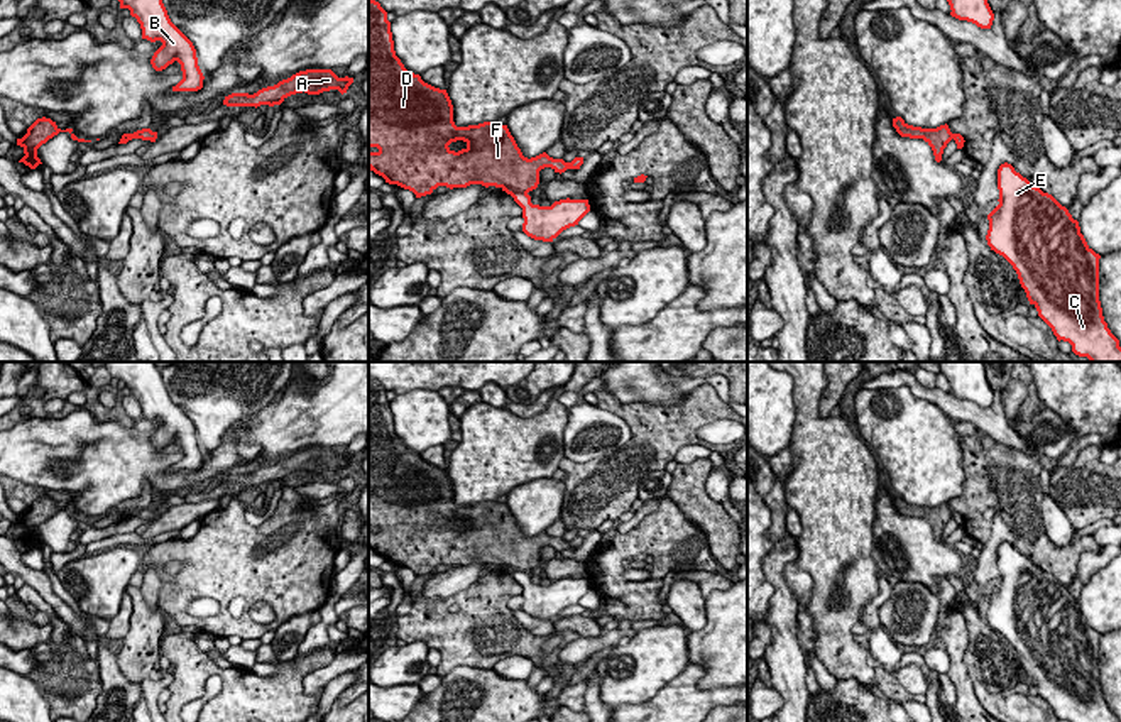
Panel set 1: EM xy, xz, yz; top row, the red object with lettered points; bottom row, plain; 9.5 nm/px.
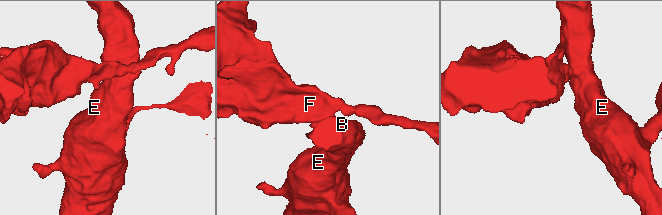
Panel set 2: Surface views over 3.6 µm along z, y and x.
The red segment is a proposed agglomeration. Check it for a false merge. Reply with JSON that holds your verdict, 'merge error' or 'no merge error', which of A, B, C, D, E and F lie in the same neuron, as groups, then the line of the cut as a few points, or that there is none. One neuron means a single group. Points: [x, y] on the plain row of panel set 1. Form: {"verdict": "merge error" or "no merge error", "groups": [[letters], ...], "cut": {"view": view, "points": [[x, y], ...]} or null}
{"verdict": "merge error", "groups": [["A", "D", "F"], ["B", "C", "E"]], "cut": {"view": "xz", "points": [[503, 565], [526, 572]]}}

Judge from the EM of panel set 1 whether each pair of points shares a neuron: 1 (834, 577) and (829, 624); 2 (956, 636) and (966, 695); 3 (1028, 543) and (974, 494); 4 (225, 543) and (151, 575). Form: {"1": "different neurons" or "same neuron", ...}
{"1": "same neuron", "2": "same neuron", "3": "same neuron", "4": "different neurons"}

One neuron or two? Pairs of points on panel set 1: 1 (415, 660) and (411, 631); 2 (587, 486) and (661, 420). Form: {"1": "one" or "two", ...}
{"1": "two", "2": "one"}

